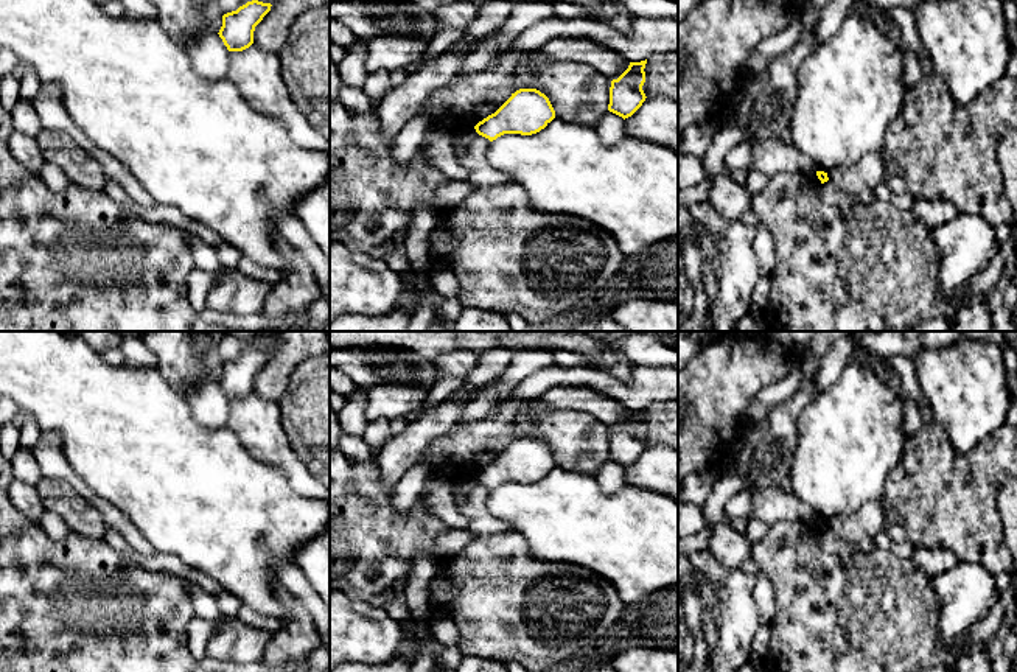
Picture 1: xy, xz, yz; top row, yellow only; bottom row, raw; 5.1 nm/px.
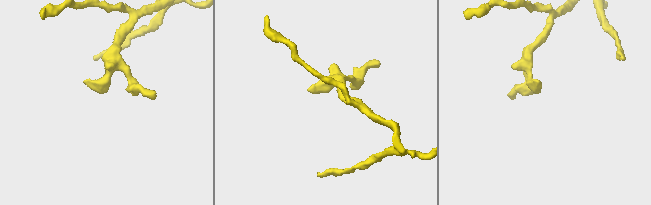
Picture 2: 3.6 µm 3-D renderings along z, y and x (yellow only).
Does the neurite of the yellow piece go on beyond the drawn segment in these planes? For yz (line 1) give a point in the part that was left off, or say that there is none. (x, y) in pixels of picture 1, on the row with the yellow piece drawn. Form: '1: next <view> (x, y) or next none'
1: next none

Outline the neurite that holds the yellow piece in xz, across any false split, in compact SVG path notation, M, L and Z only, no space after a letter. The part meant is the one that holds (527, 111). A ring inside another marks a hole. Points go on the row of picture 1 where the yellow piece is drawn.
M519 89L491 115L479 121L479 135L496 140L504 134L532 135L555 118L549 98L536 89Z

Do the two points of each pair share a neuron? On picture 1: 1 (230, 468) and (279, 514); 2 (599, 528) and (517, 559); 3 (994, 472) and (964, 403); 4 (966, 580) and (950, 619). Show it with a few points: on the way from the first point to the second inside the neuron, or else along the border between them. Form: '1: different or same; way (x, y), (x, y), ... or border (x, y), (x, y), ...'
1: same; way (243, 481), (263, 501), (268, 501)
2: different; border (510, 529), (524, 537), (534, 557), (566, 563)
3: different; border (1000, 426), (964, 453), (958, 453), (944, 436)
4: same; way (966, 590), (960, 610)

